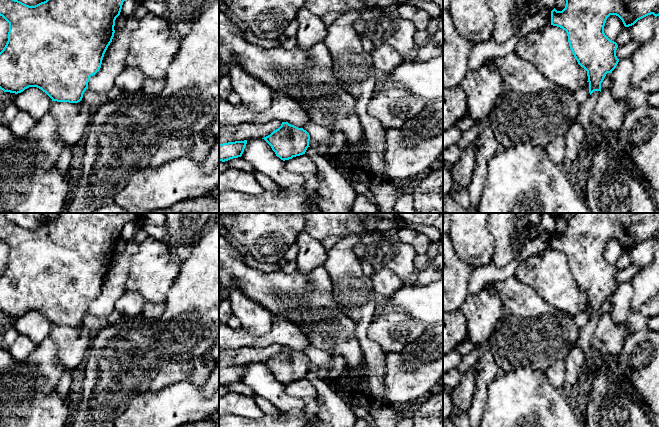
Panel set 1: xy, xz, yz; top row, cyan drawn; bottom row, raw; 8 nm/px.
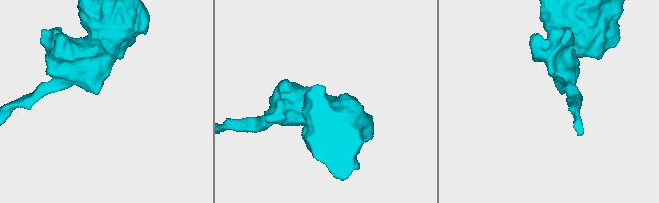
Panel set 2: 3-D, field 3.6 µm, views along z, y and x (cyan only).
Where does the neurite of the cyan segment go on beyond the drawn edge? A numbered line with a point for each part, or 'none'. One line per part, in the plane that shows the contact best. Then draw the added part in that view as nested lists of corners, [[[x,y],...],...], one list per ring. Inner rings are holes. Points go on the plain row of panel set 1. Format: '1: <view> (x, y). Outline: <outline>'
none

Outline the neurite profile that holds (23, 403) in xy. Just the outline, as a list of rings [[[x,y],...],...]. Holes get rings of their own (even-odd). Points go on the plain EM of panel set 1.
[[[0,344],[0,427],[66,427],[74,407],[72,396],[61,397],[57,390],[46,393],[42,382],[34,367],[16,361]]]

